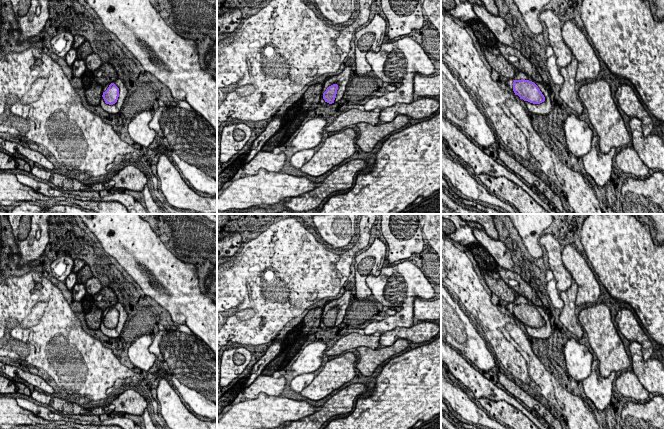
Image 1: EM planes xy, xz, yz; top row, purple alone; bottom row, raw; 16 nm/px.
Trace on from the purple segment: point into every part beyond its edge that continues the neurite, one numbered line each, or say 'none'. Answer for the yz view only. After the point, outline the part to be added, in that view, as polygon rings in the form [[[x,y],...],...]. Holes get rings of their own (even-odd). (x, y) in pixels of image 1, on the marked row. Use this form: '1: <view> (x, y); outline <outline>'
1: yz (544, 108); outline [[[514,68],[514,70],[515,70],[516,76],[514,79],[507,80],[508,87],[510,88],[515,80],[525,79],[525,80],[534,82],[538,86],[542,94],[544,95],[545,101],[540,104],[533,104],[528,101],[524,101],[524,103],[528,111],[530,111],[533,114],[549,115],[549,113],[553,110],[553,104],[552,104],[552,99],[550,98],[550,95],[549,95],[549,92],[546,90],[544,85],[534,81],[532,78],[528,77],[525,73],[521,72],[520,70],[517,70],[516,68]]]

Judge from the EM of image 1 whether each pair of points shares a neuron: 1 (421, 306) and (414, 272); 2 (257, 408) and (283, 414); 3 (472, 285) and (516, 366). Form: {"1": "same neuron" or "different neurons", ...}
{"1": "different neurons", "2": "same neuron", "3": "same neuron"}

